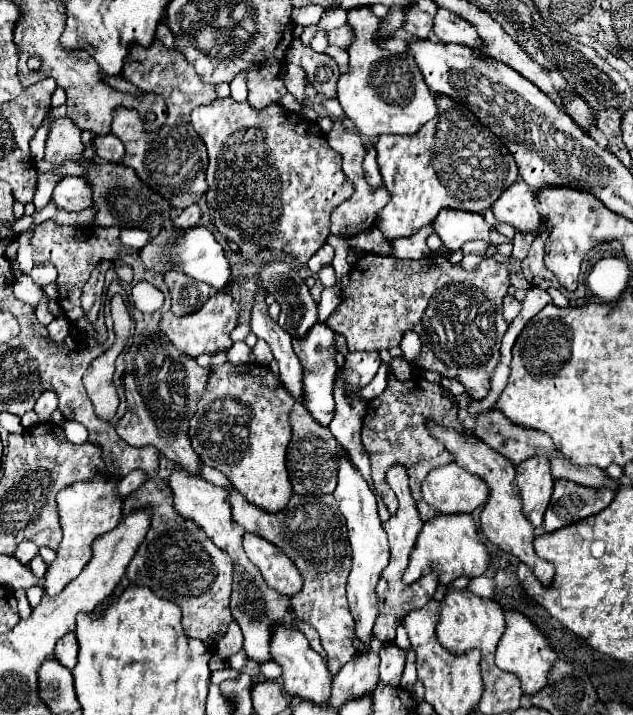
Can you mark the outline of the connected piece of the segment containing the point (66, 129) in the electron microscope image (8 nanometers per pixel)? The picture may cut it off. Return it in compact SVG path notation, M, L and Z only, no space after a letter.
M59 118L53 122L51 134L45 144L45 160L61 164L65 158L75 160L81 154L81 130L69 122L69 118Z

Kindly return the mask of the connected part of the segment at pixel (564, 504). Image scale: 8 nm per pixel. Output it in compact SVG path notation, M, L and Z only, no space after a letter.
M555 480L543 528L545 532L555 532L563 526L575 524L591 514L597 514L611 504L613 496L615 492L609 488L589 488L569 480Z

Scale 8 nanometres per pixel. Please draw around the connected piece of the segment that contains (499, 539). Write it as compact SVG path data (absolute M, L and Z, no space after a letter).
M433 422L427 424L429 432L441 440L449 450L451 454L455 454L455 462L469 470L471 474L477 474L479 478L483 478L489 486L489 500L481 512L481 532L485 534L485 538L493 544L497 544L499 548L503 548L505 552L517 556L519 560L523 560L525 564L529 564L529 568L533 570L533 574L537 576L537 580L543 584L543 586L549 586L553 582L553 576L555 576L555 566L547 560L541 560L535 550L533 550L533 540L535 540L535 528L533 524L523 516L521 512L521 494L519 494L519 488L515 484L515 466L511 462L505 462L505 458L497 456L493 448L485 446L481 440L475 440L475 438L461 438L455 430L447 430L443 426L437 426Z

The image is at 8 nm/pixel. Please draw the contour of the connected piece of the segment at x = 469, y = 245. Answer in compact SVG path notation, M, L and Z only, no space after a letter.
M476 240L476 241L469 241L466 242L462 247L461 251L464 255L467 254L476 254L479 256L485 256L489 248L489 244L482 240Z

